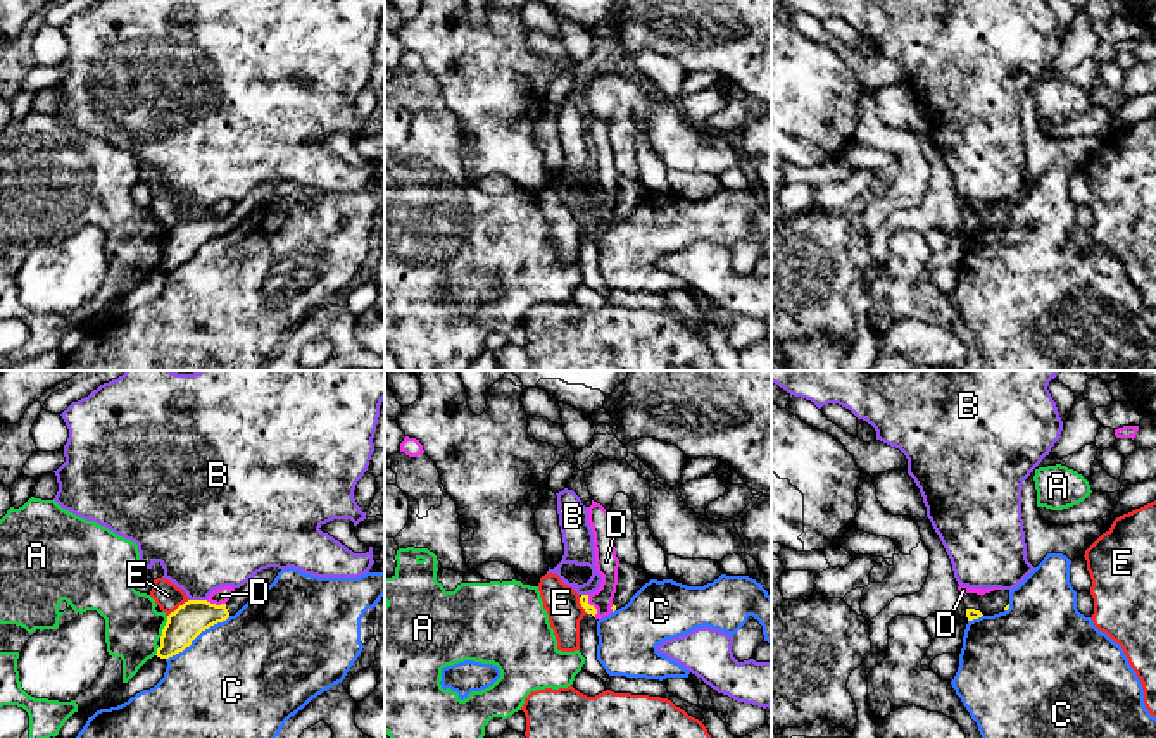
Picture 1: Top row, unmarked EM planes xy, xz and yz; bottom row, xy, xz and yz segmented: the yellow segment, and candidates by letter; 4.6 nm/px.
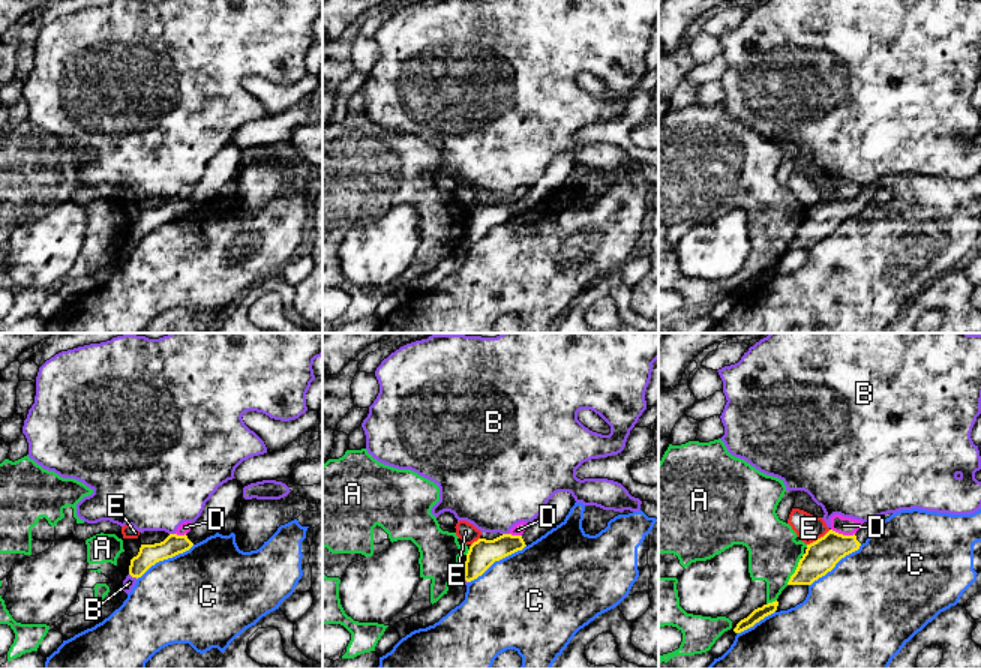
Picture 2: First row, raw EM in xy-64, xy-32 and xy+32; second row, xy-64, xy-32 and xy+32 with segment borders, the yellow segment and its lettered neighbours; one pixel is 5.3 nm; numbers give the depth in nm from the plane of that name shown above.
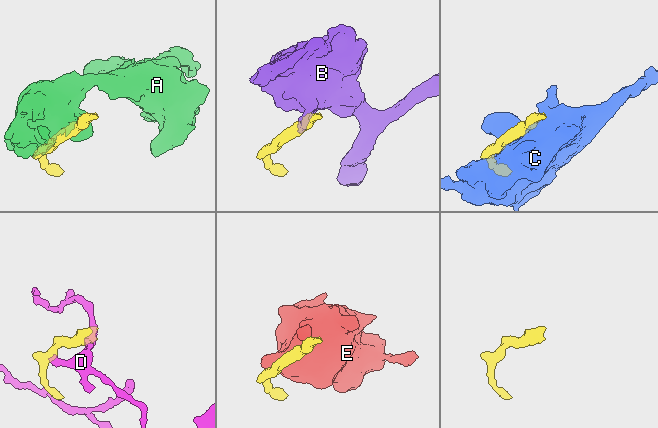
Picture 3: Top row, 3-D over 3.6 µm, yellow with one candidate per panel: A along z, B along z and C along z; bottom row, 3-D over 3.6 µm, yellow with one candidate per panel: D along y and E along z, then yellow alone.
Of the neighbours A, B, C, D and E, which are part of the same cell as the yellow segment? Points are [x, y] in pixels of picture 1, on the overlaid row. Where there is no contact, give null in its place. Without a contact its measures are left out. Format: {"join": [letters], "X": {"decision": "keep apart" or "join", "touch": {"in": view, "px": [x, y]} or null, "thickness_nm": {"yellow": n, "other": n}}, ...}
{"join": [], "A": {"decision": "keep apart", "touch": {"in": "xy", "px": [164, 626]}, "thickness_nm": {"yellow": 160, "other": 260}}, "B": {"decision": "keep apart", "touch": {"in": "xy", "px": [199, 600]}, "thickness_nm": {"yellow": 160, "other": 400}}, "C": {"decision": "keep apart", "touch": {"in": "xy", "px": [197, 635]}, "thickness_nm": {"yellow": 160, "other": 500}}, "D": {"decision": "keep apart", "touch": {"in": "xz", "px": [592, 606]}, "thickness_nm": {"yellow": 50, "other": 110}}, "E": {"decision": "keep apart", "touch": {"in": "xy", "px": [180, 606]}, "thickness_nm": {"yellow": 160, "other": 120}}}

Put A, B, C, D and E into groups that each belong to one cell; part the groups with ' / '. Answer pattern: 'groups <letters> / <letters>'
groups A / B / C / D / E

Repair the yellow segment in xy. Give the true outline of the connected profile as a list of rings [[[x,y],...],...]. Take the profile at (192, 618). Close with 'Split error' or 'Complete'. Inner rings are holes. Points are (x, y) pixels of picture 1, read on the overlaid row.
[[[278,567],[262,569],[243,586],[235,588],[226,604],[216,605],[207,600],[188,600],[179,605],[167,616],[155,655],[169,659],[183,652],[202,631],[235,616],[255,593],[269,586],[280,571]]]. Split error

